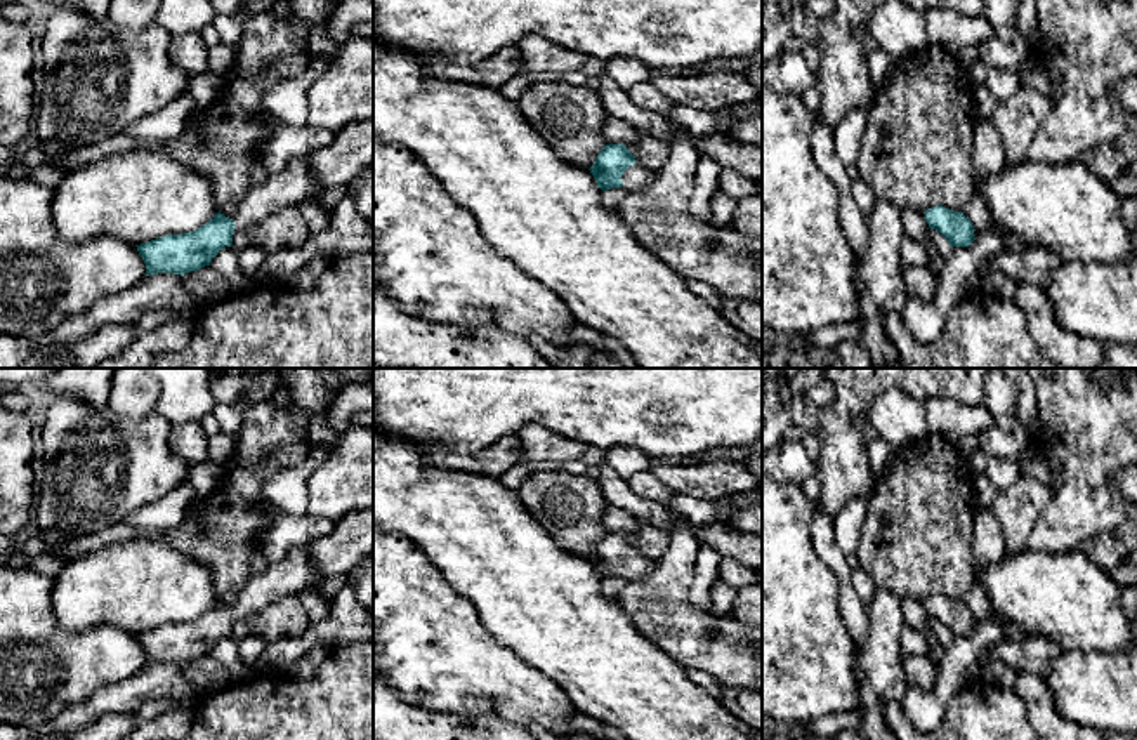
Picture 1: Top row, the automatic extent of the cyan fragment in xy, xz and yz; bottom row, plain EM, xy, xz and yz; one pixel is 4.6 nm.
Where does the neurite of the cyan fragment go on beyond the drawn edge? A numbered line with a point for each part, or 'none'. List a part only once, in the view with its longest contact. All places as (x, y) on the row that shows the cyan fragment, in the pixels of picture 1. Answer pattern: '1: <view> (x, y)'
1: xz (634, 178)

